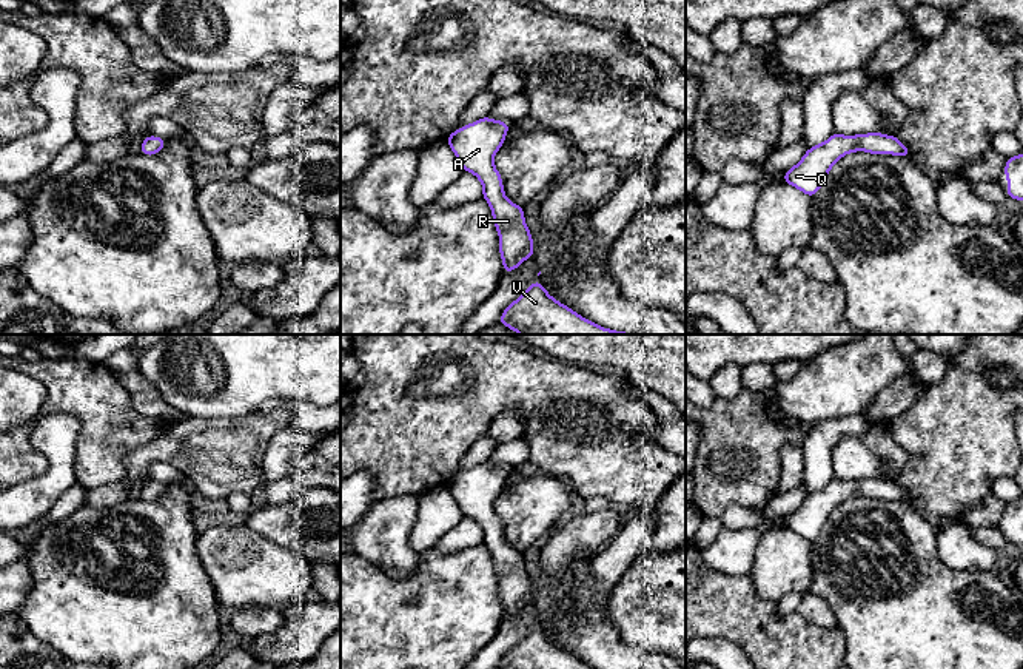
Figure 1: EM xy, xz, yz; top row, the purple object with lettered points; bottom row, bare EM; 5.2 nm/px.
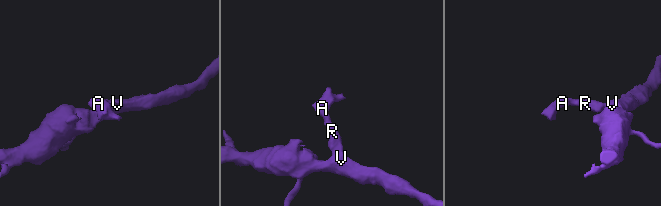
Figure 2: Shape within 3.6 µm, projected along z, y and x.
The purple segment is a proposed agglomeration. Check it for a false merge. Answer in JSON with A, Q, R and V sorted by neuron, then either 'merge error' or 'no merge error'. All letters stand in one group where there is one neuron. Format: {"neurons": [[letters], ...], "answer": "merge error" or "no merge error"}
{"neurons": [["A", "Q", "R", "V"]], "answer": "no merge error"}

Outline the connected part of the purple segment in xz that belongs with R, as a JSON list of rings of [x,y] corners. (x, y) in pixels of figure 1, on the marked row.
[[[485,116],[445,139],[462,170],[473,173],[482,183],[482,199],[490,205],[499,234],[504,273],[515,271],[525,259],[533,259],[533,237],[524,220],[524,208],[505,197],[502,177],[493,163],[510,126]]]

